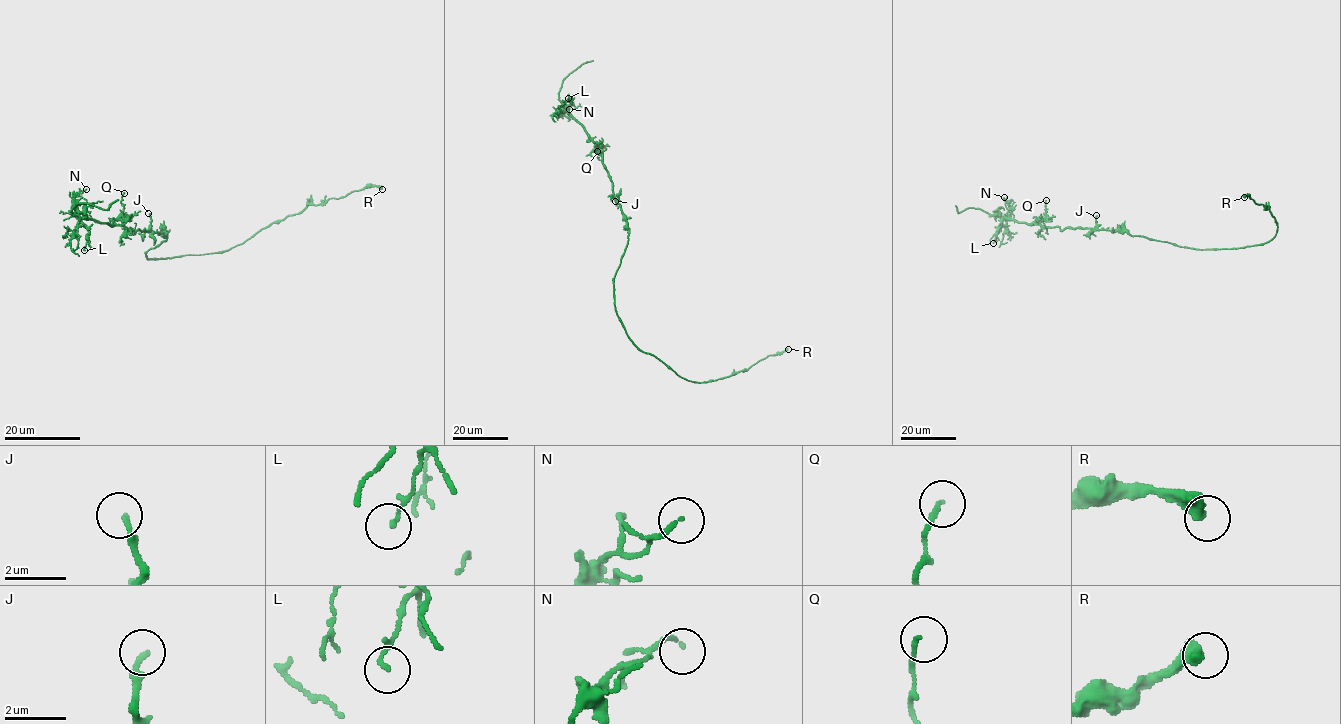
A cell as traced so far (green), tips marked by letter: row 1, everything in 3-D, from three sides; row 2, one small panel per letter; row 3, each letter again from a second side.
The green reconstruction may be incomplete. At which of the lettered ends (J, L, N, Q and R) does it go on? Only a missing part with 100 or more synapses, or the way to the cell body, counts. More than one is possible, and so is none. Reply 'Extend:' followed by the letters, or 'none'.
Extend: none

